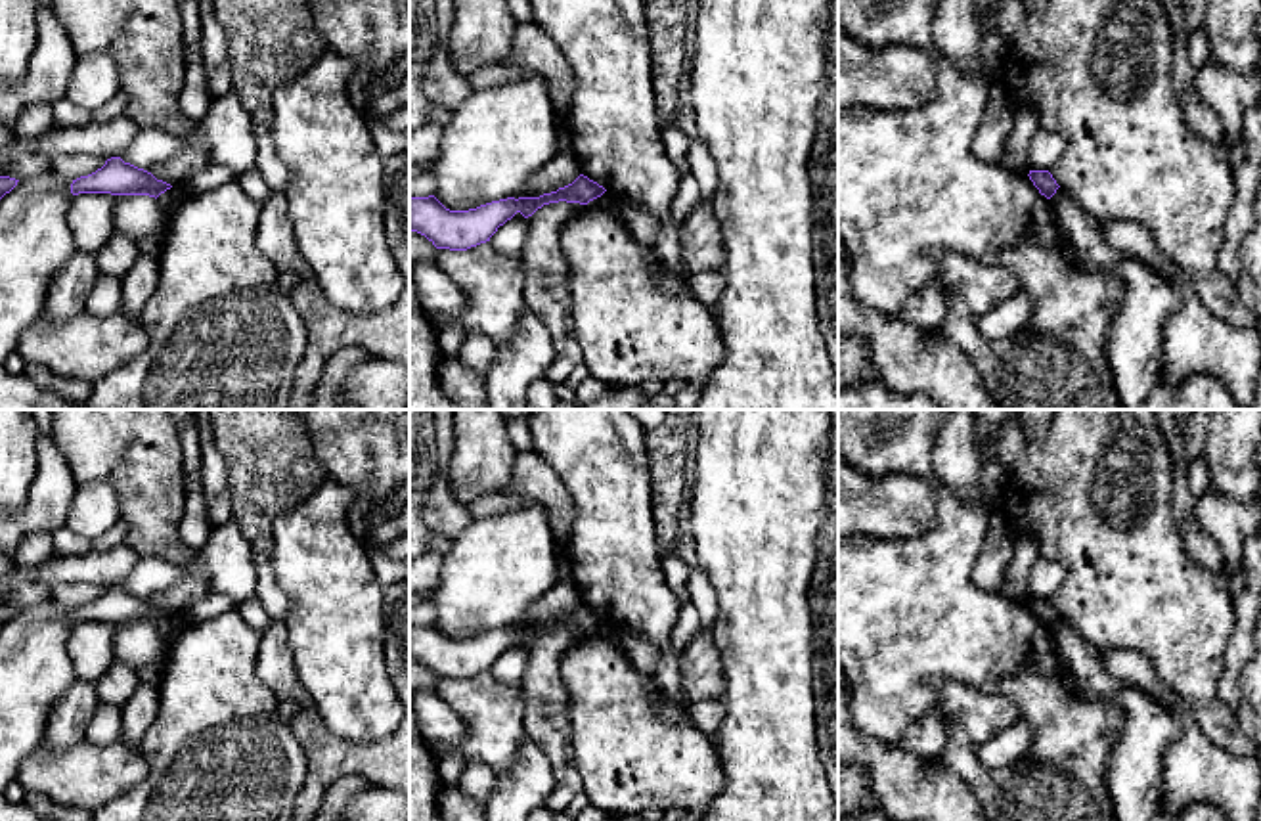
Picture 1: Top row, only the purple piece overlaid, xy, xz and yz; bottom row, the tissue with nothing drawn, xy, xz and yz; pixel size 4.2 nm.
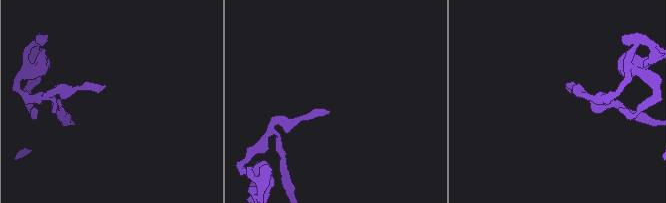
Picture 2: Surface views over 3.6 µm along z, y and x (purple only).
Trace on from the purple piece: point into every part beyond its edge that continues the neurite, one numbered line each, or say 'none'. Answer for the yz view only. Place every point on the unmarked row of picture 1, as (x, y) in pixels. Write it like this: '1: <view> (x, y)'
none

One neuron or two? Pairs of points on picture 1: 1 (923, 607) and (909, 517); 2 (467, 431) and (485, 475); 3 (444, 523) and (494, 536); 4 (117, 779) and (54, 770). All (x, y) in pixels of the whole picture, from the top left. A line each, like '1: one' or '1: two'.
1: two
2: one
3: two
4: one

